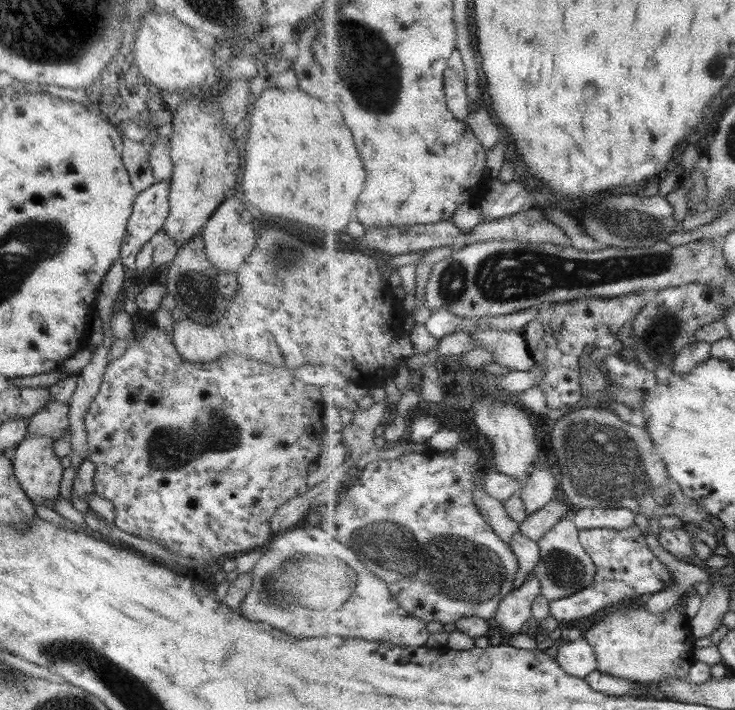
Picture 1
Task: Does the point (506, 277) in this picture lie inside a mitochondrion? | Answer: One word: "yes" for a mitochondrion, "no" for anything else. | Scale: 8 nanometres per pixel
yes

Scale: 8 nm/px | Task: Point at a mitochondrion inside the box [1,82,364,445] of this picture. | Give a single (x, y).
(198, 296)

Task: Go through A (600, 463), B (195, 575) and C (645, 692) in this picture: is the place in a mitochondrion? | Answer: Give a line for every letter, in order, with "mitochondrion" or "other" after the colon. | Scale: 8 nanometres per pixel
A: mitochondrion
B: other
C: other

